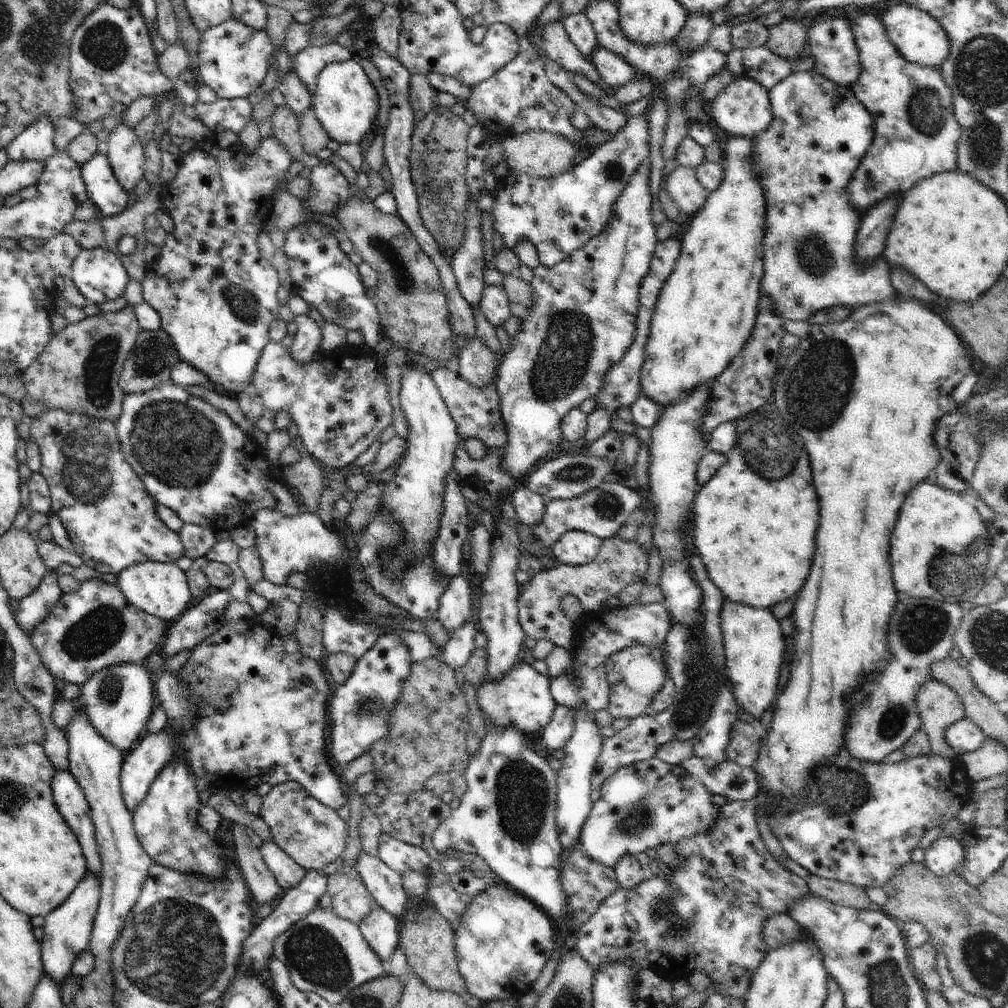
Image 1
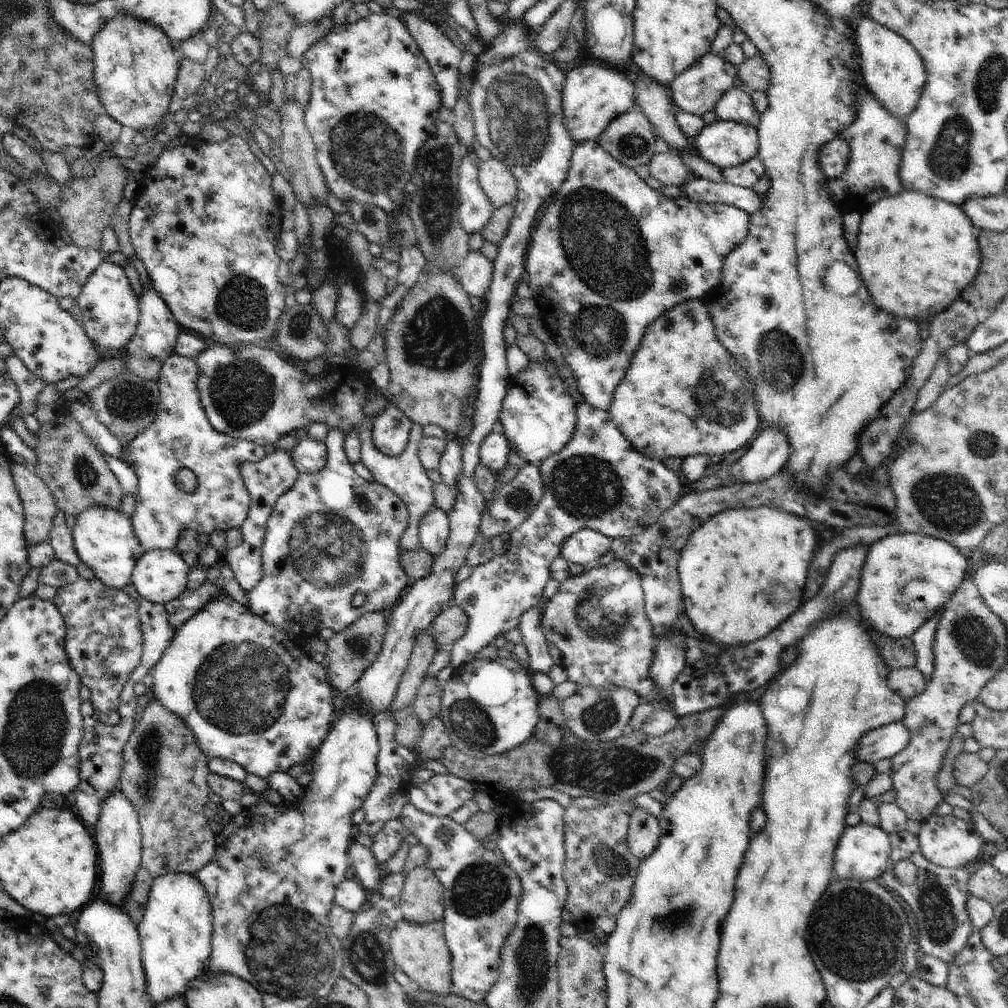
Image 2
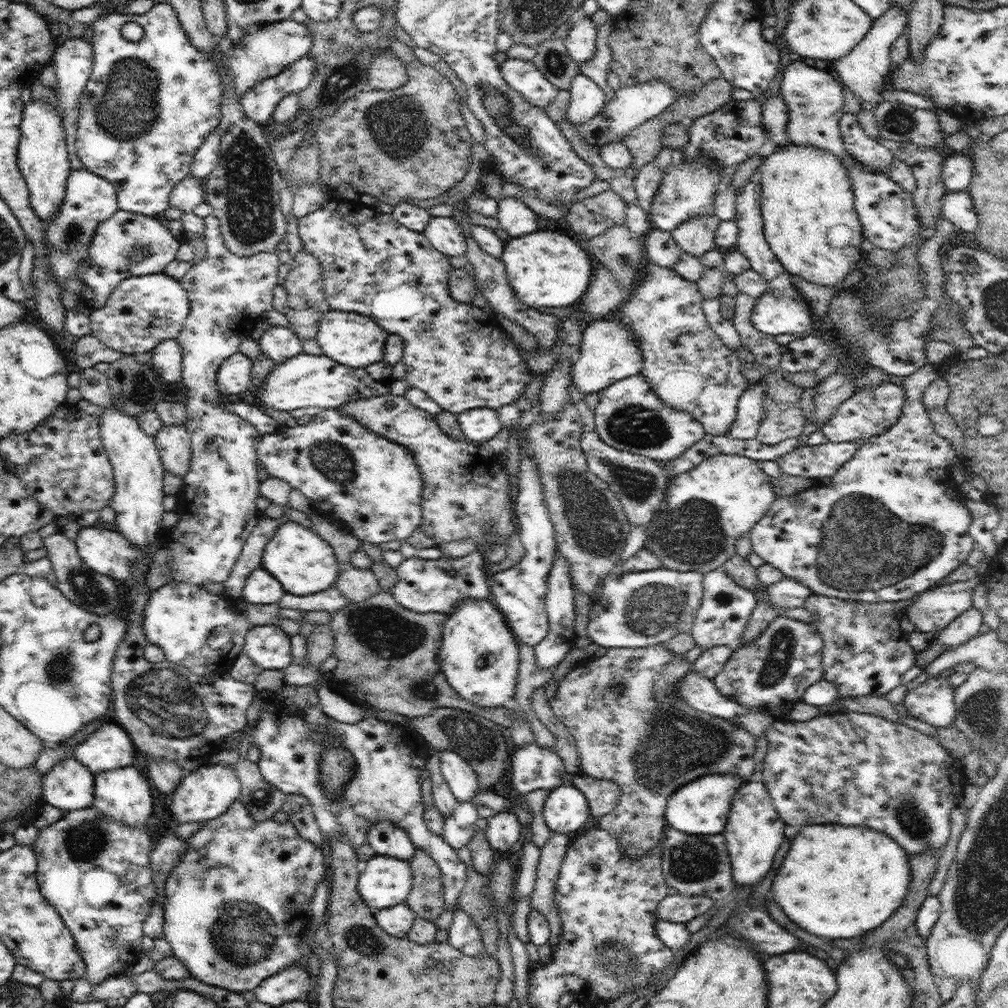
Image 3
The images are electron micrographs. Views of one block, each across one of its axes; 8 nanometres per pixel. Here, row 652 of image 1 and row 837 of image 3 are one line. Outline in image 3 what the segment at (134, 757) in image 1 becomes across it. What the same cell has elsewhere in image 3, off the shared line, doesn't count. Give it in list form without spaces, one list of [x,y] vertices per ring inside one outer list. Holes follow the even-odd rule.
[[[236,799],[230,808],[218,818],[207,820],[206,824],[188,839],[188,850],[186,854],[180,857],[179,863],[170,871],[165,882],[164,892],[164,932],[163,936],[169,942],[173,955],[183,962],[190,972],[190,976],[208,986],[214,986],[235,993],[244,991],[254,991],[266,978],[278,972],[282,972],[293,964],[300,963],[302,960],[309,962],[310,948],[302,939],[308,922],[312,917],[311,900],[315,895],[317,884],[325,880],[326,867],[324,867],[324,855],[322,849],[316,848],[312,842],[300,837],[297,828],[288,820],[284,823],[274,821],[274,819],[265,821],[255,821],[248,808]]]

